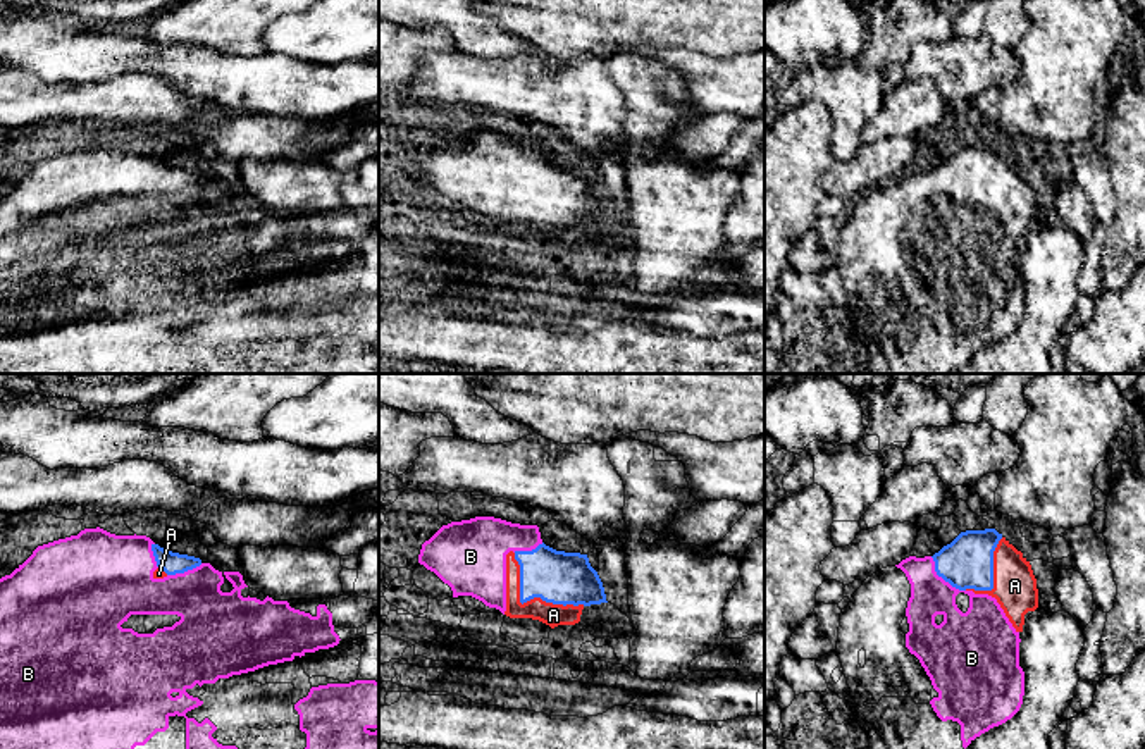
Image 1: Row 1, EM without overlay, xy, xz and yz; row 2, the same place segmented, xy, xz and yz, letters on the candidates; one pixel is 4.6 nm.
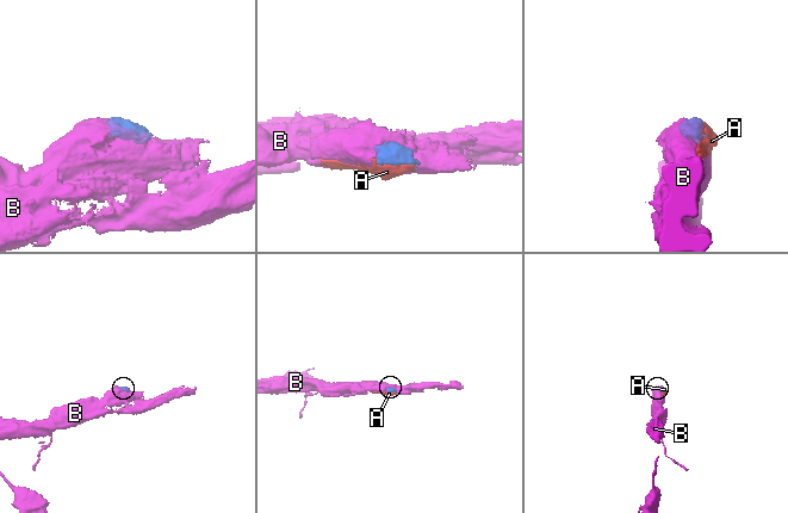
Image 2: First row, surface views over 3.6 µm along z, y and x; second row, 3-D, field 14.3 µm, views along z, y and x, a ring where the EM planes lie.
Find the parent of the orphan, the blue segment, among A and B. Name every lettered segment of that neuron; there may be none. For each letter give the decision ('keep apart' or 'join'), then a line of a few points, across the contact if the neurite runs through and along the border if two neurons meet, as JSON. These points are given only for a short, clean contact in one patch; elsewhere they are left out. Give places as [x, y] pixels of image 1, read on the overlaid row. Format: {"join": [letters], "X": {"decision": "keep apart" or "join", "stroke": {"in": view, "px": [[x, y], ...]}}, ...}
{"join": ["A", "B"], "A": {"decision": "join"}, "B": {"decision": "join"}}

